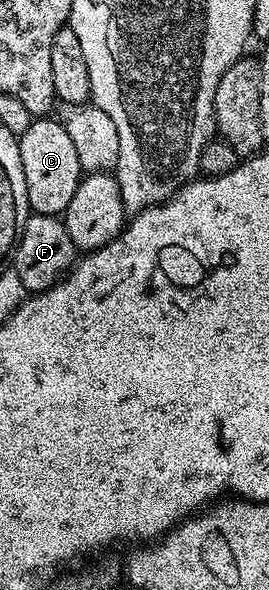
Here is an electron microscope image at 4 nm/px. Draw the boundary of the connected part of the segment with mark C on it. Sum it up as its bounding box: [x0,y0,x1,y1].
[19,117,83,215]

